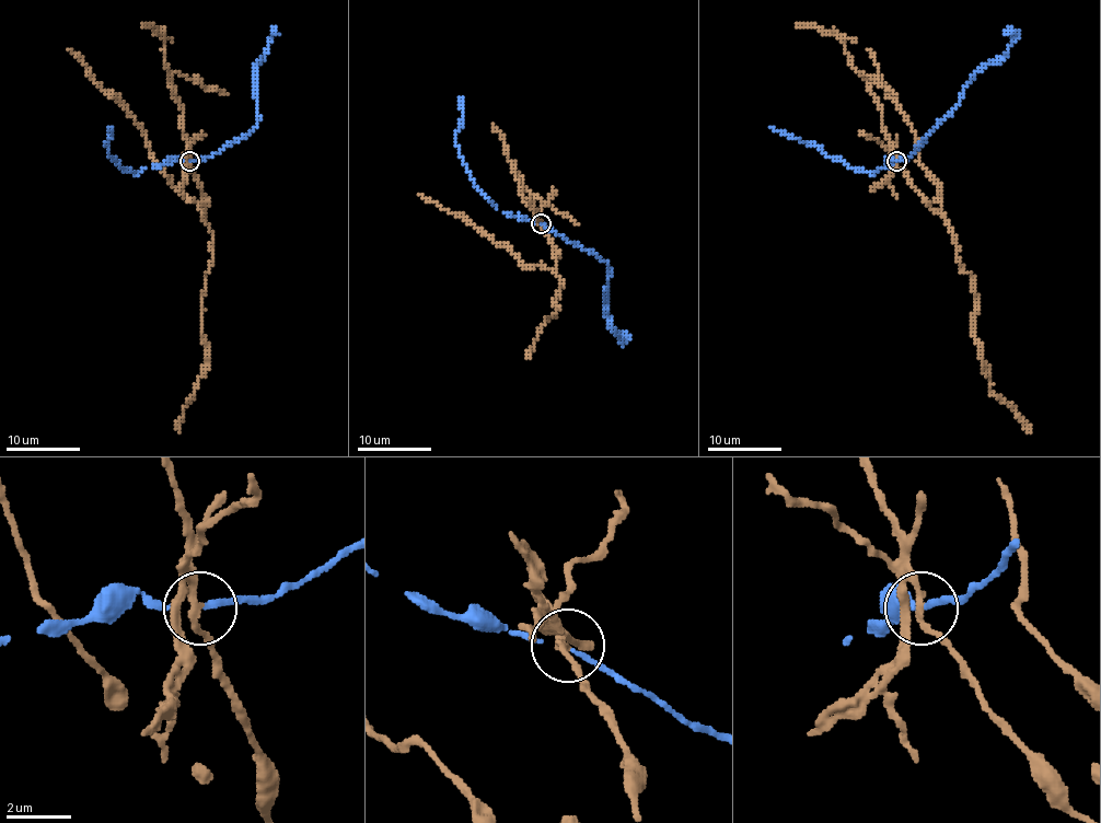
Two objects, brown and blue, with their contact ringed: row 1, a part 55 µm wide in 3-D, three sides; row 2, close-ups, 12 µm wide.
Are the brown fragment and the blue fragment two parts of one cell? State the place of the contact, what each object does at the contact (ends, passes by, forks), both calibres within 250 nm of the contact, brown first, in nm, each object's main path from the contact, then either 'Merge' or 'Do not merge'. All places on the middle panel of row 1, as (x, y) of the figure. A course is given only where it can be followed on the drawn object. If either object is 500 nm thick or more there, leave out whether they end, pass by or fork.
Place: (541, 223). At the ring brown passes by. At the ring blue passes by. Thickness 190 nm (brown) against 110 nm. Course of brown: (540, 223), (553, 245), (555, 271), (563, 285), (553, 304), (552, 301), (557, 309), (545, 317), (529, 357). Course of blue: (542, 224), (584, 251), (595, 253), (607, 264), (605, 312), (609, 325), (622, 342), (626, 333). Do not merge

